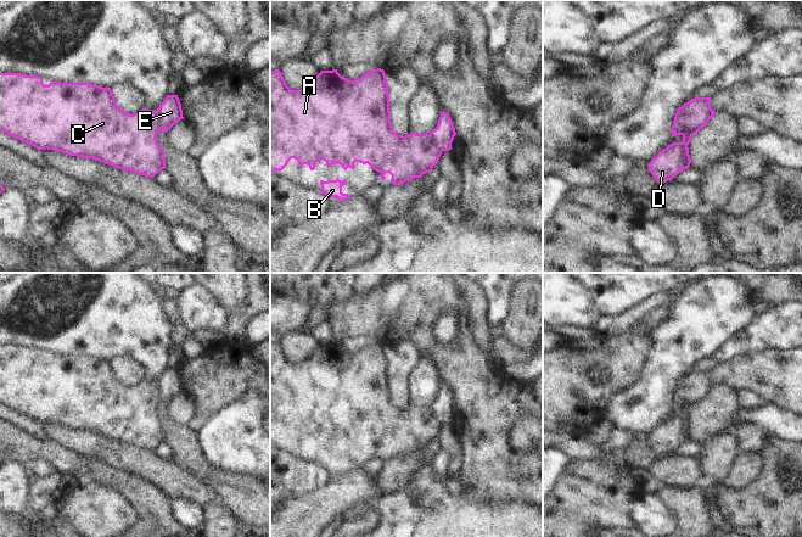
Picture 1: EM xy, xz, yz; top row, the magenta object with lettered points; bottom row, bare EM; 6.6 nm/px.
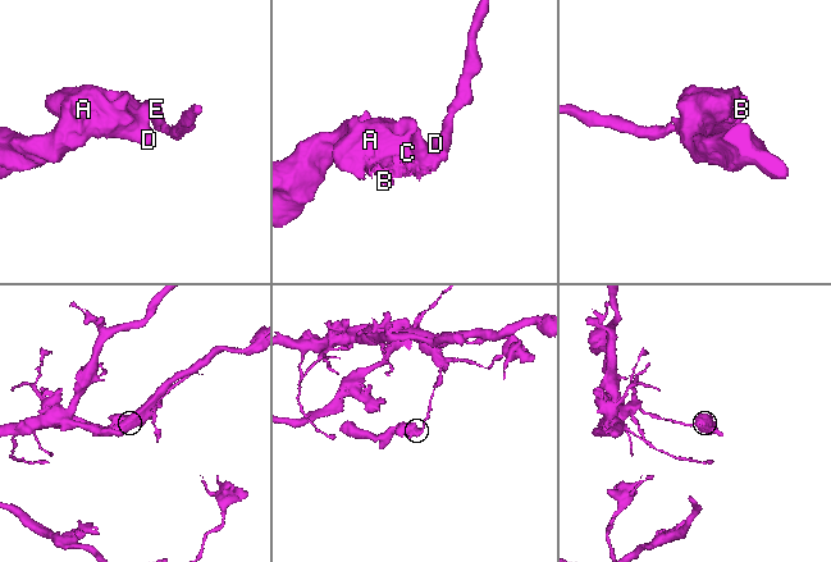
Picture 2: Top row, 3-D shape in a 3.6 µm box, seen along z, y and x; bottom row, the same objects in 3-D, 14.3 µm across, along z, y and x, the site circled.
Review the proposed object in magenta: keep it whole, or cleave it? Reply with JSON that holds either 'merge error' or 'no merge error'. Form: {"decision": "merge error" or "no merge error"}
{"decision": "merge error"}

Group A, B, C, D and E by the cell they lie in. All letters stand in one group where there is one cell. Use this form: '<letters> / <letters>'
A B C D / E

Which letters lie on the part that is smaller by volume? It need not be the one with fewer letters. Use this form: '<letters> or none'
A, B, C, D

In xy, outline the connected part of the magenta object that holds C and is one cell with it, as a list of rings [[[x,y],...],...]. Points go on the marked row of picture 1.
[[[0,73],[0,130],[39,150],[92,158],[153,178],[166,168],[164,150],[157,142],[161,129],[157,111],[127,113],[116,104],[111,88],[57,80],[44,85],[39,75]]]

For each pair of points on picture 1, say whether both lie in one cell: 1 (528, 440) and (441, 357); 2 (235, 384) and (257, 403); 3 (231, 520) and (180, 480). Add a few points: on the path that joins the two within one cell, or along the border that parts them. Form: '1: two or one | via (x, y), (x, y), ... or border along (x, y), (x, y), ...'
1: two | border along (523, 418), (512, 432), (512, 445), (530, 449)
2: two | border along (248, 390), (242, 398), (222, 409)
3: two | border along (222, 501), (208, 503), (205, 507)

